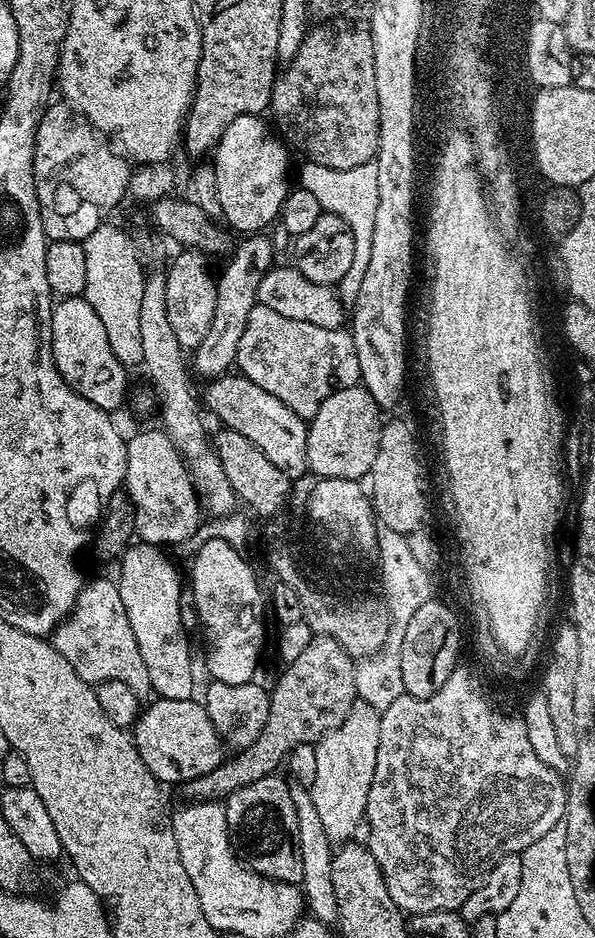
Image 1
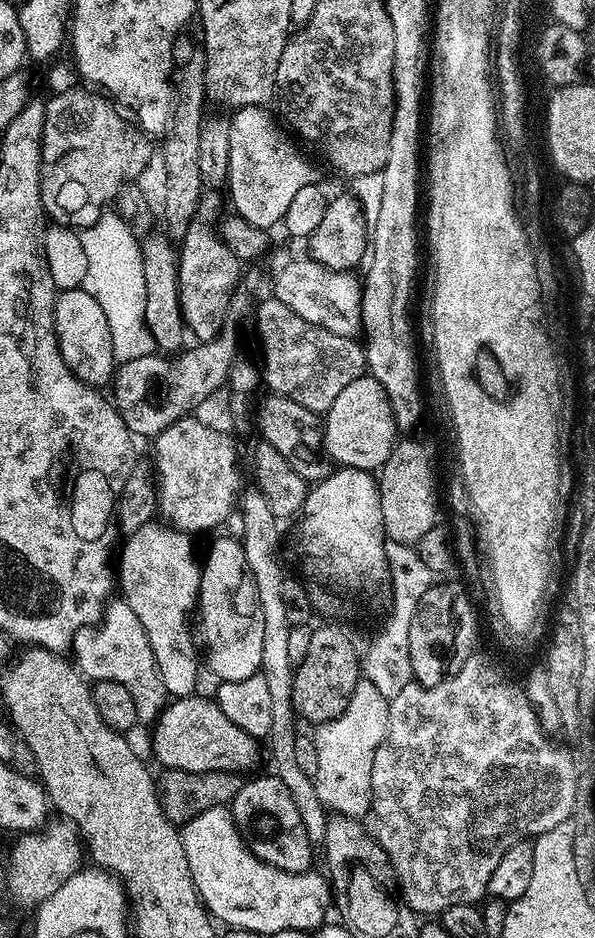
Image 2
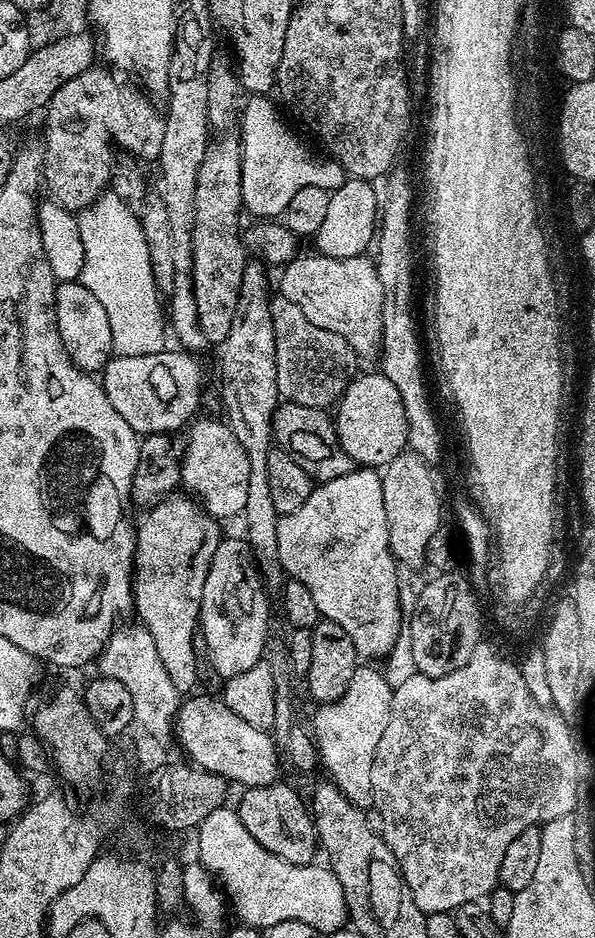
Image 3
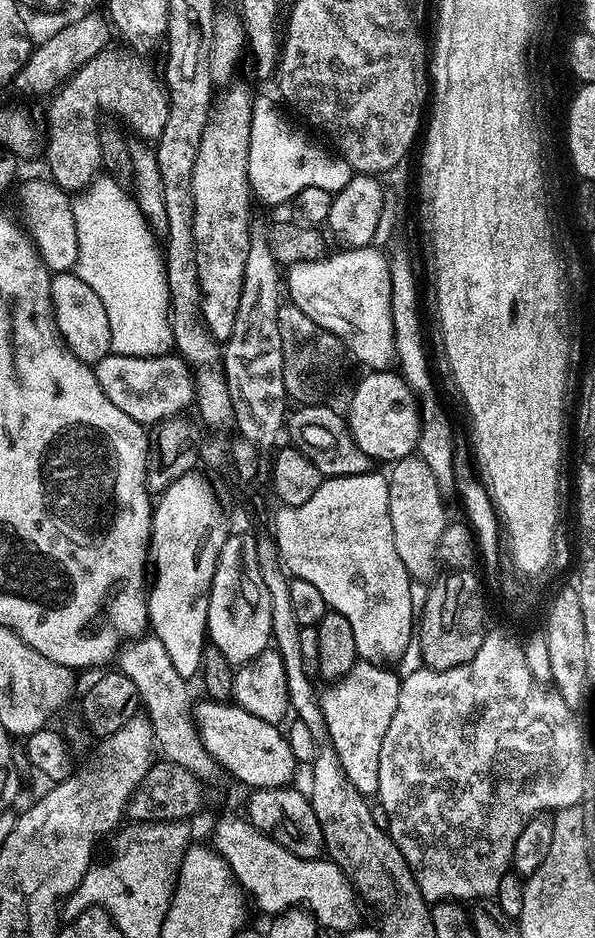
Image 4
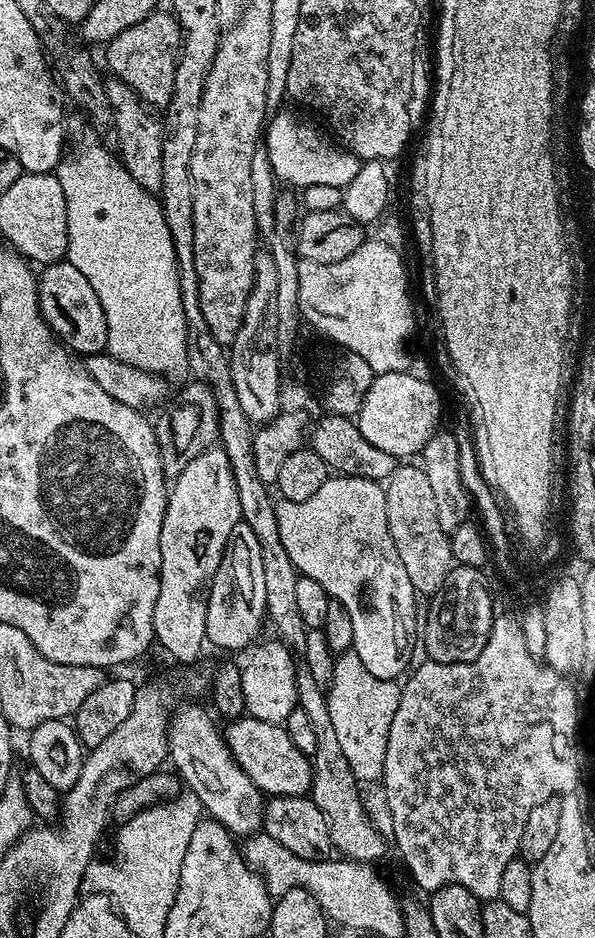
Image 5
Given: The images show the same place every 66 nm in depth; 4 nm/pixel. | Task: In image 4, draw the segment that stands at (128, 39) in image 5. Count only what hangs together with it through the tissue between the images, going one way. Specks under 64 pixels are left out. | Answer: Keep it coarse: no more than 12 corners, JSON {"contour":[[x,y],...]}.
{"contour":[[109,46],[51,97],[48,172],[69,194],[101,169],[96,123],[115,114],[150,142],[168,90]]}

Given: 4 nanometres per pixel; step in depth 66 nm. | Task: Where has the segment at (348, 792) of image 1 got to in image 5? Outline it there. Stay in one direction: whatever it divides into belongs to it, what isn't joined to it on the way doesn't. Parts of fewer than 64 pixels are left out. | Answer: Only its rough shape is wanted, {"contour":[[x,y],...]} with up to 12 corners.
{"contour":[[339,653],[328,708],[356,779],[384,774],[401,685]]}

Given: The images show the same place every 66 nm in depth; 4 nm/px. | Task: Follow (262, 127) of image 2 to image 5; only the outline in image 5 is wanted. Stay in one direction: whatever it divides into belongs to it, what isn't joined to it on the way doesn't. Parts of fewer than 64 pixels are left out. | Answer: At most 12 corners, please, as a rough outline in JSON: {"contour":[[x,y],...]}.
{"contour":[[277,111],[262,144],[281,185],[345,189],[361,160]]}

